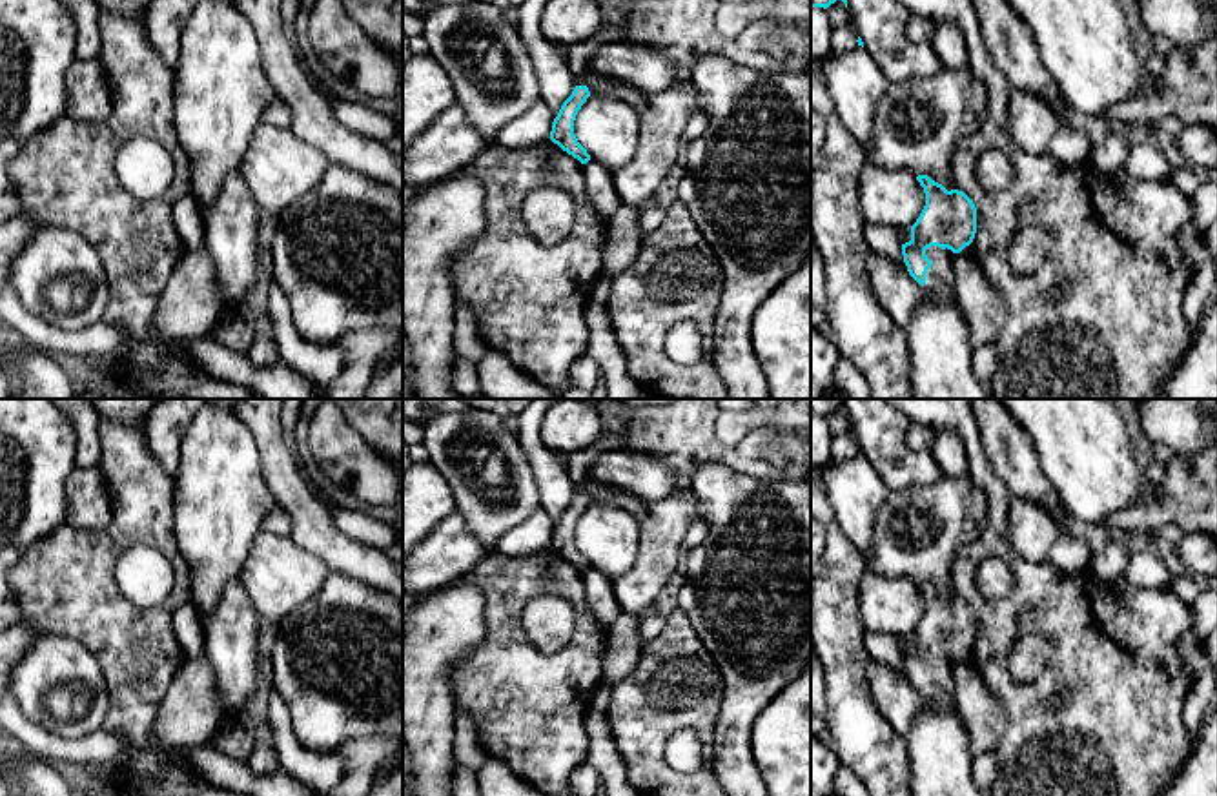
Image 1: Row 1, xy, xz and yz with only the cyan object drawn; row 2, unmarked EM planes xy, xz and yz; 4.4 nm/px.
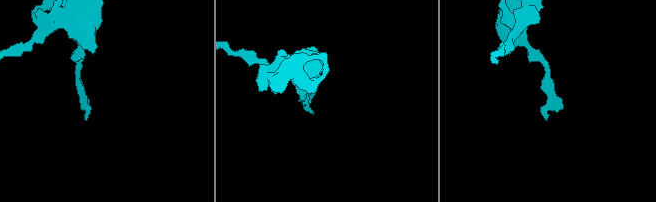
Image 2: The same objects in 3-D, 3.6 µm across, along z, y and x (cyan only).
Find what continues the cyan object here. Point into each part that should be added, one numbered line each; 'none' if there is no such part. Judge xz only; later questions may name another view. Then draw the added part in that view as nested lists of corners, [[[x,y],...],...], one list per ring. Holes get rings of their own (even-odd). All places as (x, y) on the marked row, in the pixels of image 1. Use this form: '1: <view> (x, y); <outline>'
none

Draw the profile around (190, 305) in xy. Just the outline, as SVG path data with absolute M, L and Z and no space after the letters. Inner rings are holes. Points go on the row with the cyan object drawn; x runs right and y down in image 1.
M186 251L162 290L155 326L171 341L193 341L208 337L222 313L211 253Z

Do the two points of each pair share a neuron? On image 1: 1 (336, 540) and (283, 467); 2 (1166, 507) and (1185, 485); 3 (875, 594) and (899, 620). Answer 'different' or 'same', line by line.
1: same
2: same
3: same

